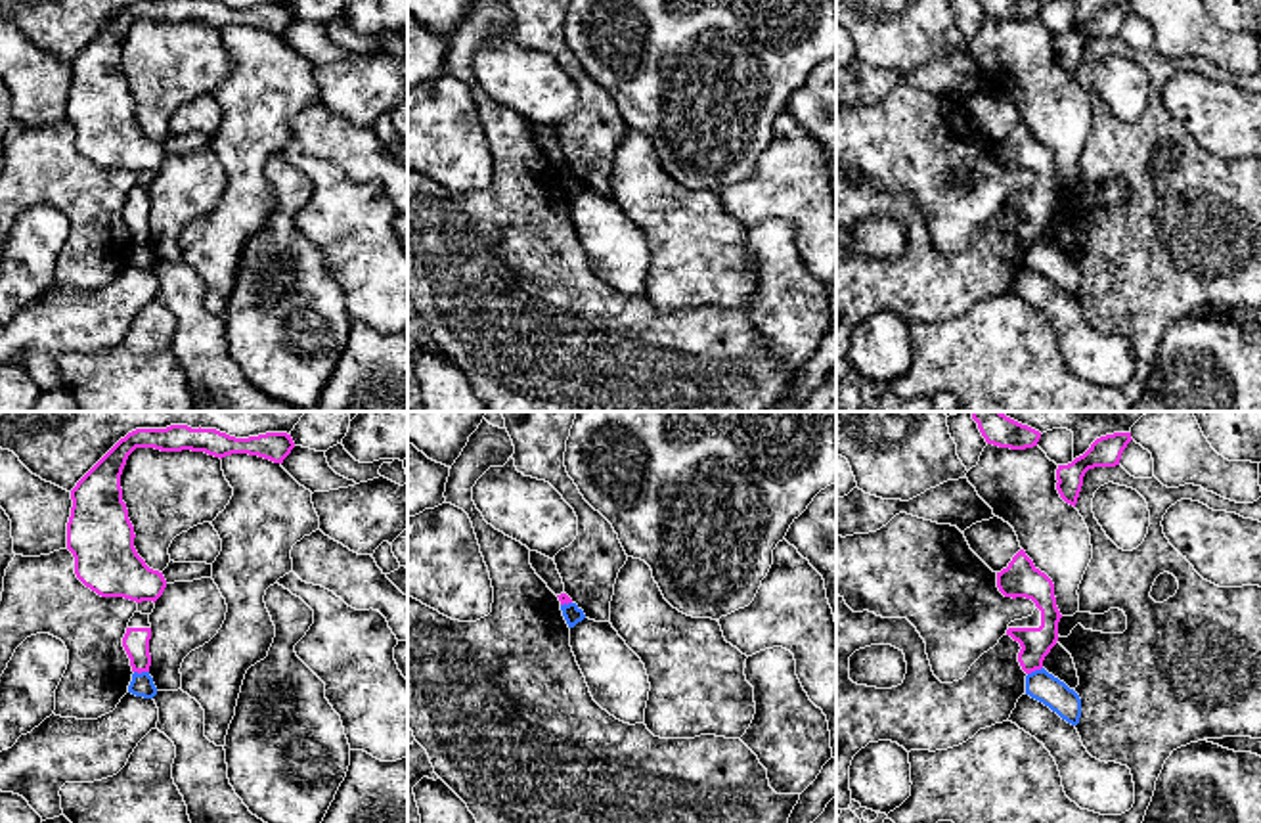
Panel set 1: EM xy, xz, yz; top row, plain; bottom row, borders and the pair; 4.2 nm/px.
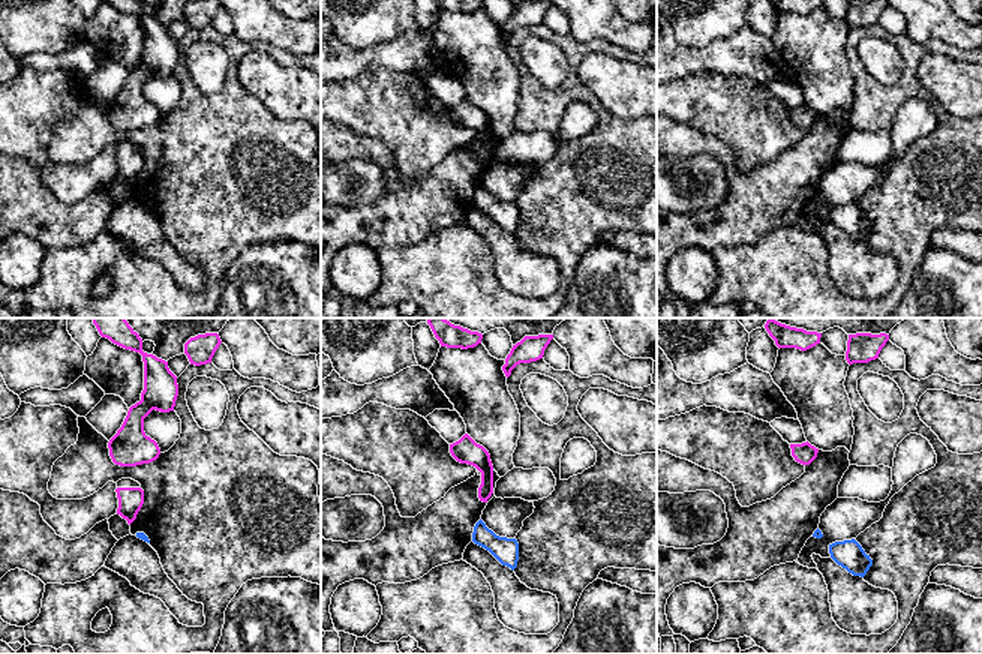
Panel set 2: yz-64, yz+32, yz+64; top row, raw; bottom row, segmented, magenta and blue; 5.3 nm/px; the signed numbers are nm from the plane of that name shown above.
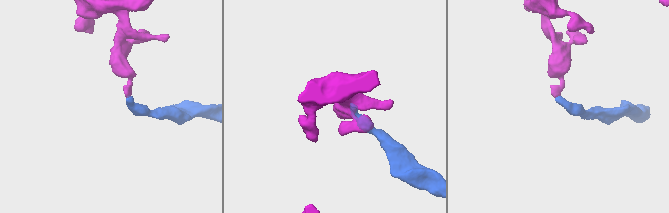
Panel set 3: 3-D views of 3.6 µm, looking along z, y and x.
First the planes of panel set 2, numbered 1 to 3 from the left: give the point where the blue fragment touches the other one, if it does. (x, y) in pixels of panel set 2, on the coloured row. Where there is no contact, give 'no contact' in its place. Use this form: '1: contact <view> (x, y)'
1: no contact
2: no contact
3: no contact

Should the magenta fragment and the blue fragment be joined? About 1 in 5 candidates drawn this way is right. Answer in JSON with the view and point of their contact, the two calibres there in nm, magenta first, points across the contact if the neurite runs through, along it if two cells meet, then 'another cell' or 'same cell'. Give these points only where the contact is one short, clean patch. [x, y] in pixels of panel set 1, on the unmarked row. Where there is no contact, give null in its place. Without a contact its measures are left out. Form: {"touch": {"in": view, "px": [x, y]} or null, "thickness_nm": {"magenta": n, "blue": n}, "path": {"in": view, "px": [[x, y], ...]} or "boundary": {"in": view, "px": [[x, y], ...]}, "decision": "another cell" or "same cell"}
{"touch": {"in": "xy", "px": [142, 242]}, "thickness_nm": {"magenta": 110, "blue": 100}, "boundary": {"in": "xy", "px": [[134, 242], [148, 244]]}, "decision": "another cell"}

